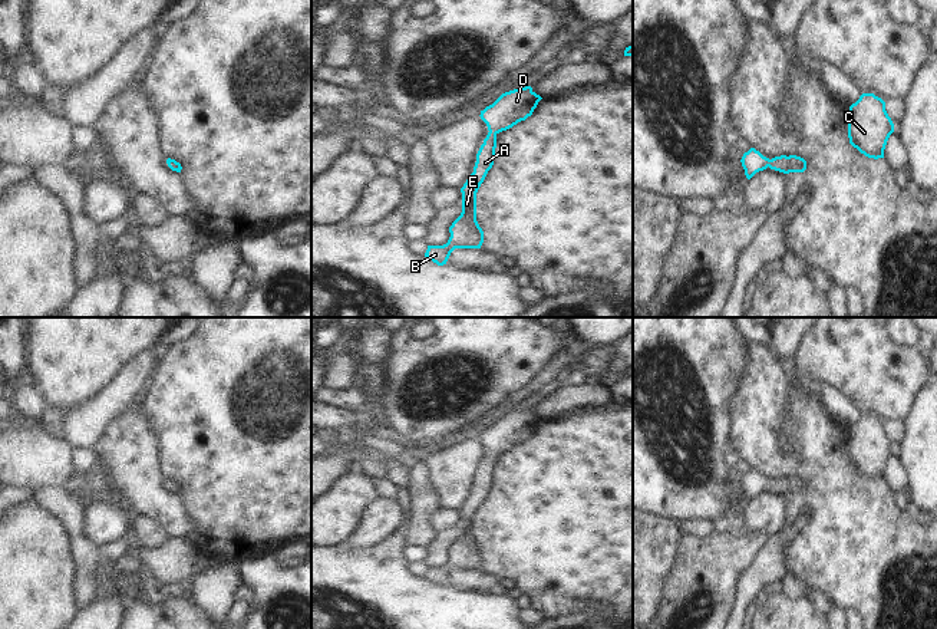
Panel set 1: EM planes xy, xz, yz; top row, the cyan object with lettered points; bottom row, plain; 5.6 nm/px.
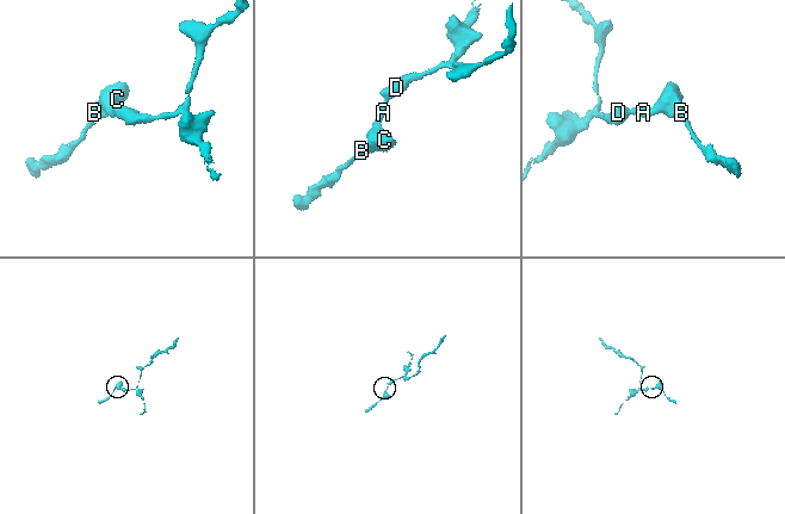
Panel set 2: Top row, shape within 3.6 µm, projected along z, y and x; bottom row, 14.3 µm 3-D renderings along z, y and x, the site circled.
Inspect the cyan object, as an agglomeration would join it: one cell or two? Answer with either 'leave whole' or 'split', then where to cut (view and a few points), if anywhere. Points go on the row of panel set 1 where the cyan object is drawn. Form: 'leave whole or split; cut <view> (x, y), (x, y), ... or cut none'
leave whole; cut none

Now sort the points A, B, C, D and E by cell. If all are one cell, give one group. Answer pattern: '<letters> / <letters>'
A B C D E

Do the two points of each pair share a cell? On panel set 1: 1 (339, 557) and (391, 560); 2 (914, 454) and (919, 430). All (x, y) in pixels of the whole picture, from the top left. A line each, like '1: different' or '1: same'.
1: same
2: same

